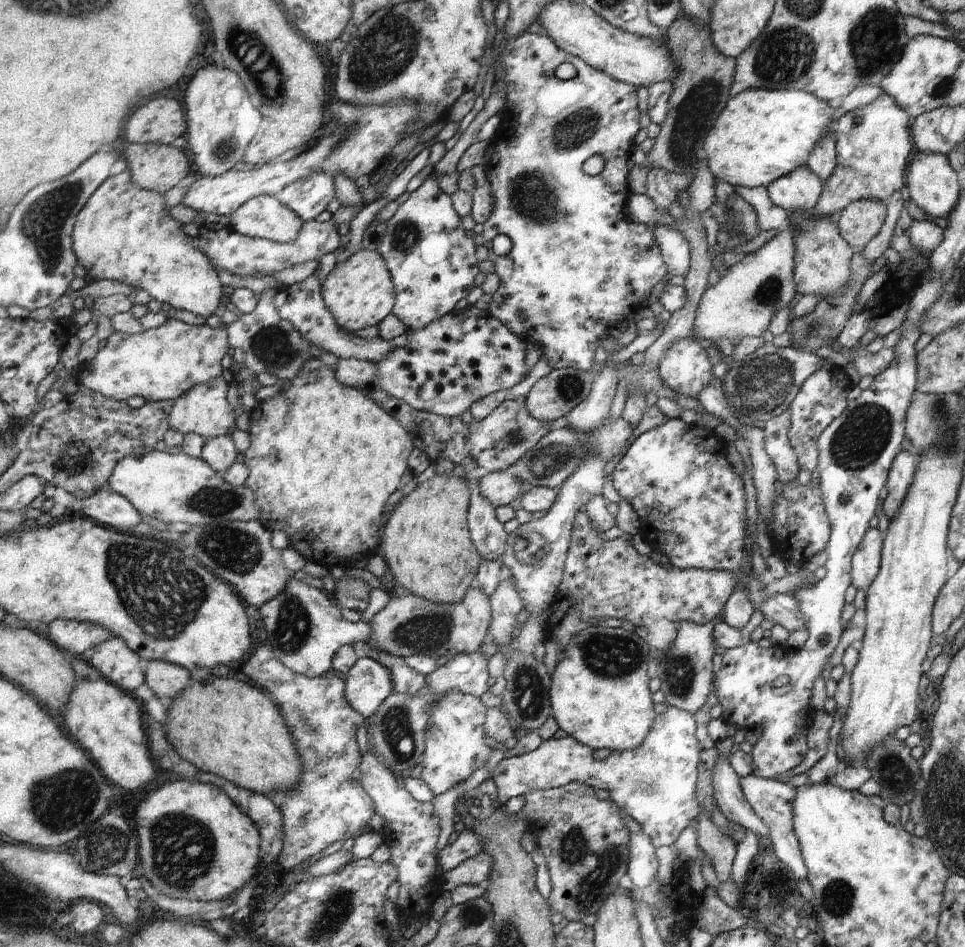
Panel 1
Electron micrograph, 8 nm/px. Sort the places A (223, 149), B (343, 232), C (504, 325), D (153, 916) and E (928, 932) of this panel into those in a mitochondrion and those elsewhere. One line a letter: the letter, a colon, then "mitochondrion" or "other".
A: mitochondrion
B: other
C: other
D: other
E: other

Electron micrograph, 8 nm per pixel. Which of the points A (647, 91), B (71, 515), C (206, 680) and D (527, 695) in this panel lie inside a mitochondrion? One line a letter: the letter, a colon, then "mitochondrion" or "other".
A: other
B: other
C: other
D: mitochondrion

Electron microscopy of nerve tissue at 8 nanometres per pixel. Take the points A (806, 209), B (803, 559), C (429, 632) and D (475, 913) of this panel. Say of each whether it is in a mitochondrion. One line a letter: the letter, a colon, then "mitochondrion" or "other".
A: other
B: other
C: mitochondrion
D: mitochondrion

